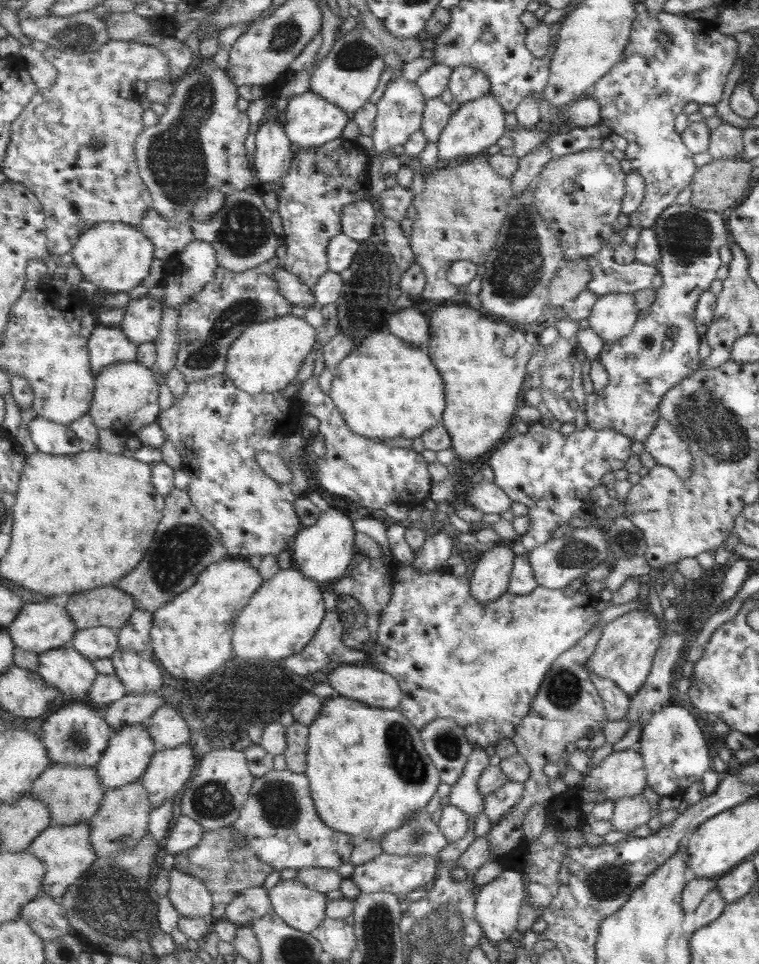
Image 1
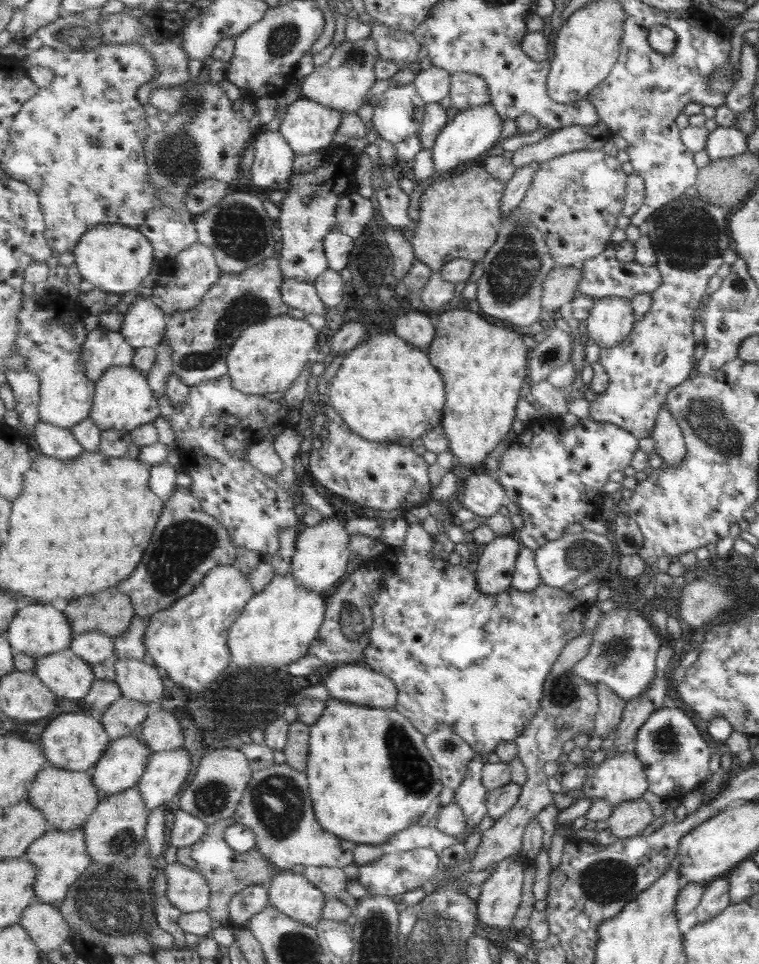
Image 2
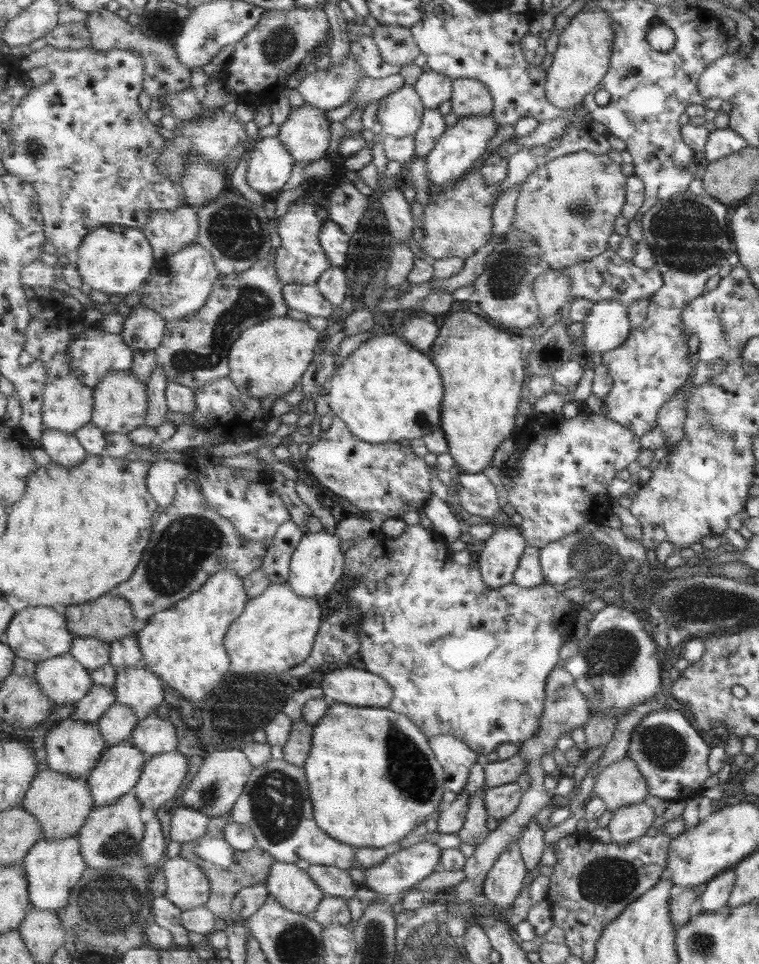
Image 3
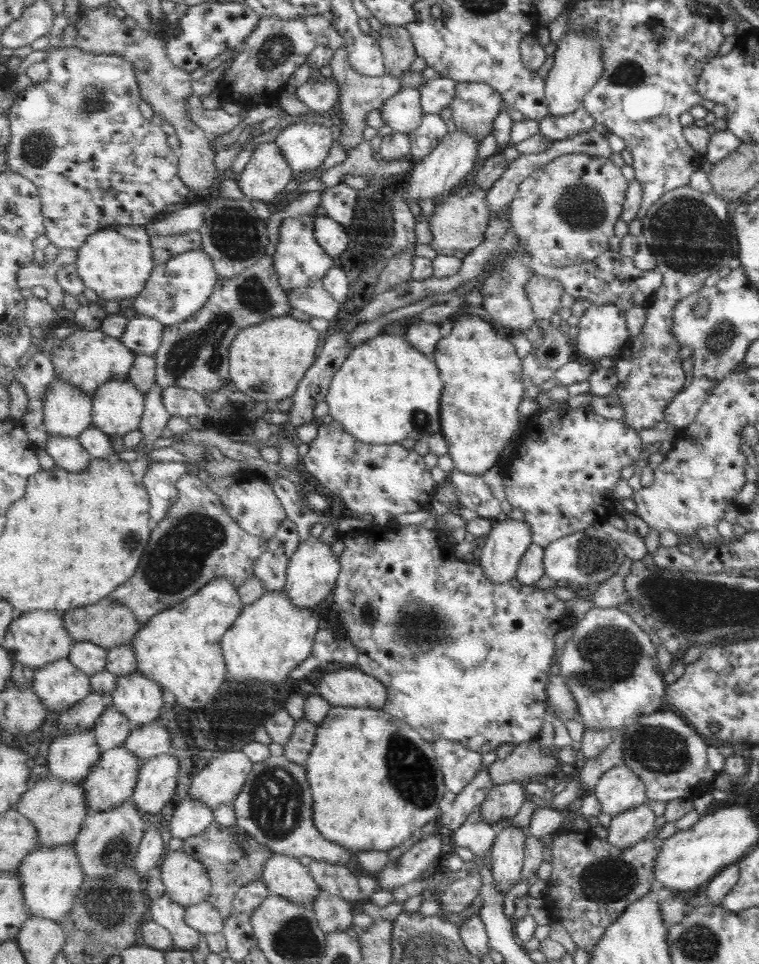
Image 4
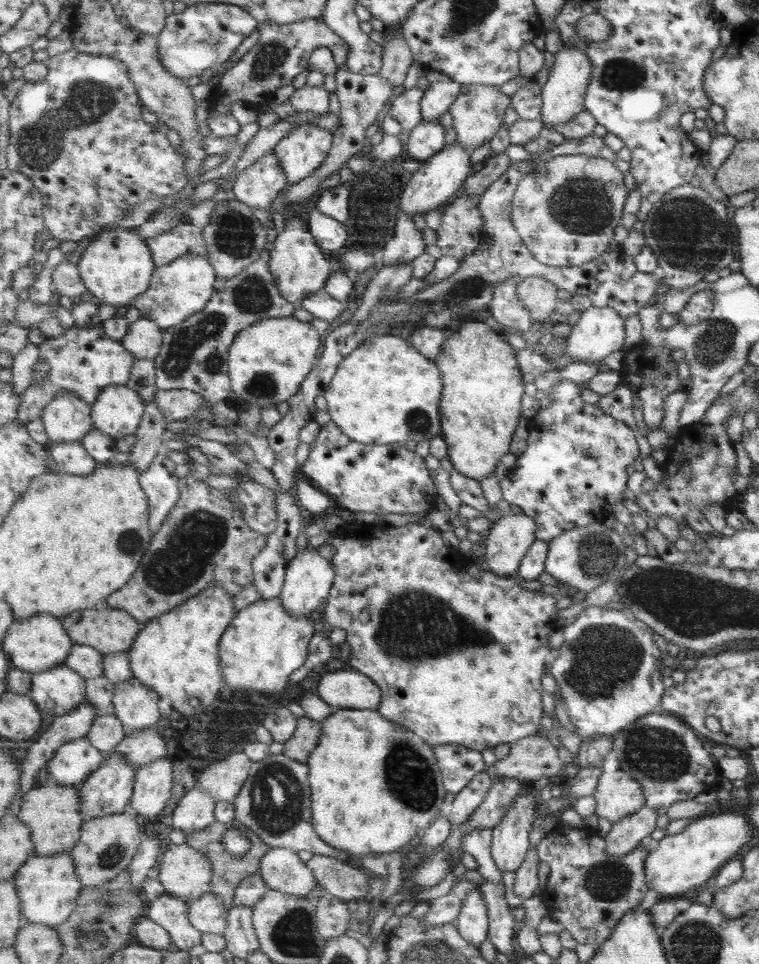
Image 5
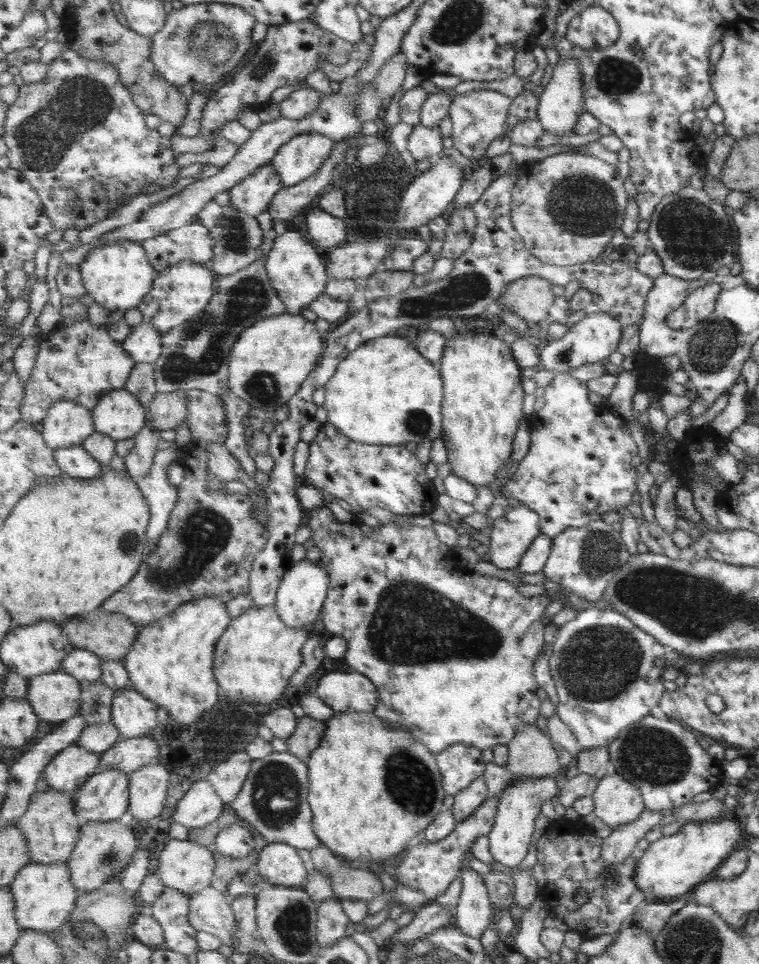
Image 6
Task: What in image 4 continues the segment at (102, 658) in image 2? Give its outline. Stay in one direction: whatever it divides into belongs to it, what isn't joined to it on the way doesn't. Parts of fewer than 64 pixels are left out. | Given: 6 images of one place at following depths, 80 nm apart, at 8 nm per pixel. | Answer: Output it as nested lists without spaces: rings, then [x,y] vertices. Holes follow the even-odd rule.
[[[76,641],[68,659],[92,677],[106,669],[108,651],[91,641]]]

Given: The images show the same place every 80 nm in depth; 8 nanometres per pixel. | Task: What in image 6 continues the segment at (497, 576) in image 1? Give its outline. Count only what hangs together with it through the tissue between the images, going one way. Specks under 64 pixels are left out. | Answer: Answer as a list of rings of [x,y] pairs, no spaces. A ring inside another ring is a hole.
[[[527,504],[511,507],[505,517],[492,520],[486,558],[498,568],[519,568],[524,554],[542,534],[540,522],[541,516]]]

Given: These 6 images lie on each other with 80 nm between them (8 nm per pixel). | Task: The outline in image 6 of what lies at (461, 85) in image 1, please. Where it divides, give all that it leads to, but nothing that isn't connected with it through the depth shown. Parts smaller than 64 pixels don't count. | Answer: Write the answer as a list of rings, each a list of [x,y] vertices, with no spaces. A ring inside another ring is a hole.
[[[477,89],[467,94],[457,94],[450,108],[452,140],[454,147],[464,156],[474,158],[474,162],[487,156],[489,145],[505,133],[512,97],[493,89]]]

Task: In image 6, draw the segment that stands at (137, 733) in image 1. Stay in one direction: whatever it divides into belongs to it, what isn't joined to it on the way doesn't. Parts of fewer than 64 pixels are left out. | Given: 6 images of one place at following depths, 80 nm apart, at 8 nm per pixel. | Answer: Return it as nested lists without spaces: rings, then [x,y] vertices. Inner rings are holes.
[[[104,770],[74,793],[77,816],[82,821],[104,823],[121,820],[130,810],[129,778],[120,770]]]

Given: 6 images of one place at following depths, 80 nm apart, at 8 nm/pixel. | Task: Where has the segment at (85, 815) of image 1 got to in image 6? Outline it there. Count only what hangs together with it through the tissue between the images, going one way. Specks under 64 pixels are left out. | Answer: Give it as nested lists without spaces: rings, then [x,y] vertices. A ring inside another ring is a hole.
[[[50,789],[32,796],[29,808],[16,824],[29,845],[29,856],[35,864],[67,863],[80,839],[82,820],[77,816],[73,796]]]

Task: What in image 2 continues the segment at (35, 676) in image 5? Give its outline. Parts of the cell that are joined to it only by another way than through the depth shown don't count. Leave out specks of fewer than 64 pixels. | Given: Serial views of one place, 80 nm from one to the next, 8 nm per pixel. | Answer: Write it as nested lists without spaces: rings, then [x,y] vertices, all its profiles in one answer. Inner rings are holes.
[[[72,647],[36,658],[36,675],[60,698],[84,699],[96,682],[93,667]]]

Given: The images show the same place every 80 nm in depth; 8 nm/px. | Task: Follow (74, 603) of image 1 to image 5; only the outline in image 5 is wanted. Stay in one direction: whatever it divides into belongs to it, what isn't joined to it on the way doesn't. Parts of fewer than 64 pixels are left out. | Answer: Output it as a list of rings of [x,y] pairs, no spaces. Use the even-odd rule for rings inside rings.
[[[107,602],[95,608],[75,611],[63,618],[63,624],[75,643],[96,648],[102,655],[128,652],[144,625],[125,609],[111,608]]]

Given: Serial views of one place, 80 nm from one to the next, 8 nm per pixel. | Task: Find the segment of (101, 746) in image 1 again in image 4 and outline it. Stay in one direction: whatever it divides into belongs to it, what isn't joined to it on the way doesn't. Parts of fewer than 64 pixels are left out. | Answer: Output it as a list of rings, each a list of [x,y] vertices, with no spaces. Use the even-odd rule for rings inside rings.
[[[95,732],[61,733],[61,736],[57,736],[51,744],[47,756],[47,767],[50,774],[58,776],[61,780],[82,784],[91,775],[96,764],[101,761],[101,756],[103,752],[97,744]]]

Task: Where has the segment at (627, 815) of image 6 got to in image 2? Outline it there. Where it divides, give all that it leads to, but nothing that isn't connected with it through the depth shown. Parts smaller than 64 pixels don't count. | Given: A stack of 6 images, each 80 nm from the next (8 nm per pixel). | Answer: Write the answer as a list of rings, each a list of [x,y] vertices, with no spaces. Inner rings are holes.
[[[632,750],[604,759],[582,788],[587,798],[607,800],[614,808],[625,801],[641,799],[647,791],[648,774]]]

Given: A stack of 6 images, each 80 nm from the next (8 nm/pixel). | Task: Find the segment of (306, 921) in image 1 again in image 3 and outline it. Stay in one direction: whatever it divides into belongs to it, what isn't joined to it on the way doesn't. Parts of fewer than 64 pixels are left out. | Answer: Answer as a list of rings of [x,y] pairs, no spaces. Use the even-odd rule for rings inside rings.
[[[275,862],[269,871],[266,886],[276,901],[299,914],[314,915],[325,893],[308,874],[295,863]]]

